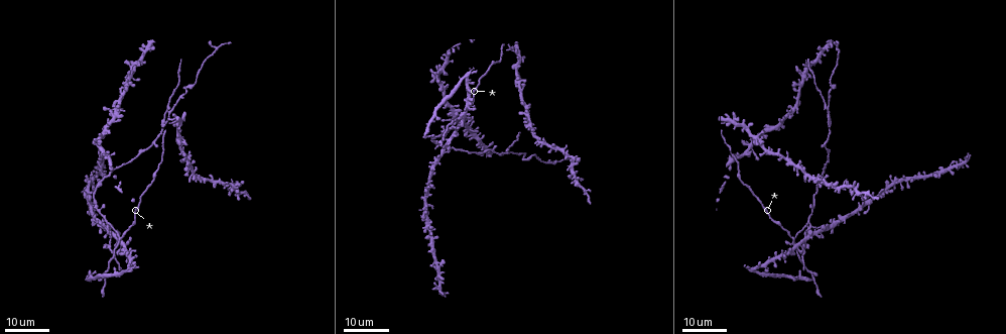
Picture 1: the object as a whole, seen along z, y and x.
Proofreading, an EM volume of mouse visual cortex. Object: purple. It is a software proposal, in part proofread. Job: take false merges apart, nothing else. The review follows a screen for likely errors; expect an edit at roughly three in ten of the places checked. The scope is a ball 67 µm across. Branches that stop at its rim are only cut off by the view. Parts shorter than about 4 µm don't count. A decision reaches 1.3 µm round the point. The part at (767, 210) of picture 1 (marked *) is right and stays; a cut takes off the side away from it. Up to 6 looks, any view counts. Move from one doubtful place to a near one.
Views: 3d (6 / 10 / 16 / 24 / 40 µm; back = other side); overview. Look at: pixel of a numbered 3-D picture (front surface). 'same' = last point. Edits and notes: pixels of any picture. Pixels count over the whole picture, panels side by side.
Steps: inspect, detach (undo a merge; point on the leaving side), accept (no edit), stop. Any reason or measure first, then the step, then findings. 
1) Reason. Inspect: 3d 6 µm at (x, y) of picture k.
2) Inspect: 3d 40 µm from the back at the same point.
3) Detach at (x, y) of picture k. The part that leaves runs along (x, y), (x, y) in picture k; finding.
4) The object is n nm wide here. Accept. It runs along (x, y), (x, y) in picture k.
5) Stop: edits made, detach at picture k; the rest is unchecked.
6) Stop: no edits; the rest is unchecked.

Four-way junction. Inspect: 3d 16 µm at (810, 221) of picture 1.

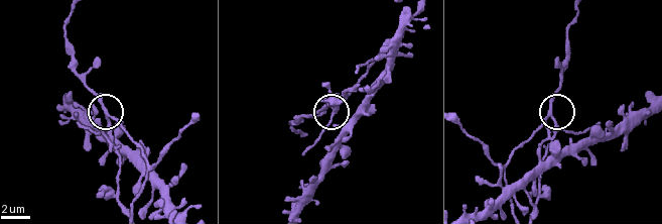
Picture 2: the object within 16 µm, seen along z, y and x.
Inspect: 3d 6 µm at (553, 115) of picture 2.

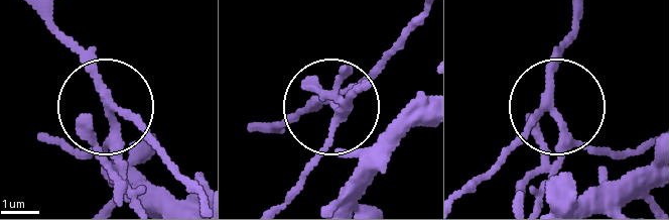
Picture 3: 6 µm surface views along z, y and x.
Inspect: 3d 6 µm from the back at (553, 108) of picture 3.

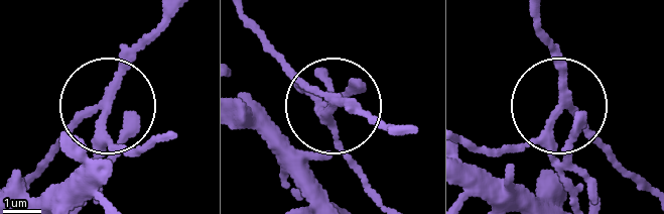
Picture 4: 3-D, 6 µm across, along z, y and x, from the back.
Detach at (565, 165) of picture 4. The part that leaves runs along (560, 112), (553, 157), (569, 196) in picture 4; a second cell is stuck on.

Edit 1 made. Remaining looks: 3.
Small branch off a trunk. Inspect: 3d 24 µm at (117, 236) of picture 1.

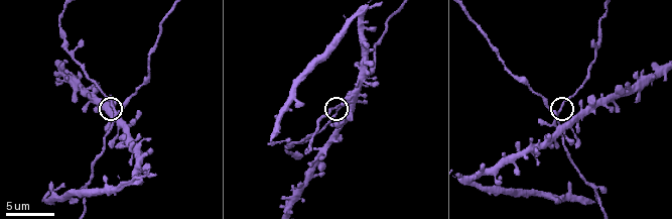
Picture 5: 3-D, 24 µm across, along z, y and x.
Inspect: 3d 6 µm at (558, 109) of picture 5.

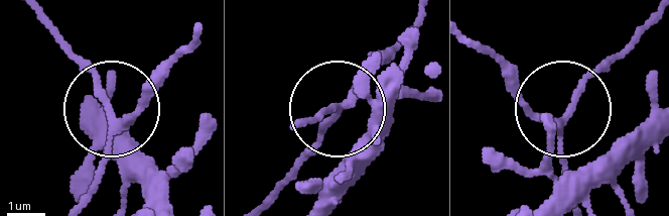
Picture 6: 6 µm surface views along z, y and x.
3 arms meet here. Accept. It runs along (471, 39), (529, 107), (567, 116), (560, 155), (622, 191) in picture 6; one cell here.

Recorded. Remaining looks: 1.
Stop: edits made, detach at picture 4; the rest is unchecked.

